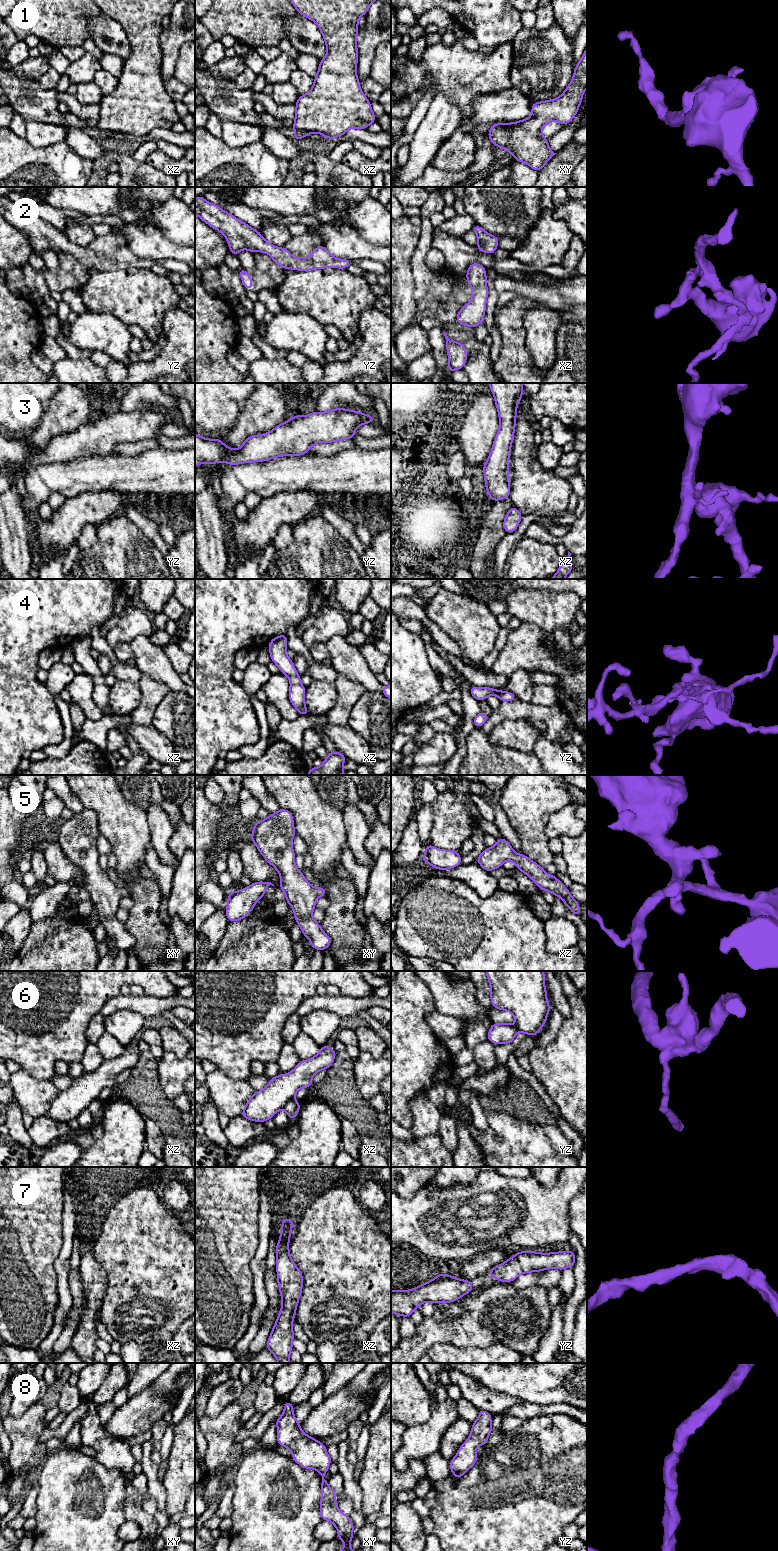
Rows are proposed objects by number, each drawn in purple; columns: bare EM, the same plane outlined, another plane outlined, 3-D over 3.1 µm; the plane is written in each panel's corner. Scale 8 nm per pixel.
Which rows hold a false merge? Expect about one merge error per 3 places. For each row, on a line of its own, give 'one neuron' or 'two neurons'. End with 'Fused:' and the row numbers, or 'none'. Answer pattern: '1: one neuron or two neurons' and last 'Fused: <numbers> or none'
1: one neuron
2: one neuron
3: one neuron
4: one neuron
5: one neuron
6: one neuron
7: one neuron
8: one neuron
Fused: none

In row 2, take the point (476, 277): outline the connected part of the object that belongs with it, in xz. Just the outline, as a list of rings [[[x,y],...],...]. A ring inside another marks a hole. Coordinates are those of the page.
[[[471,263],[466,279],[471,286],[472,299],[457,313],[458,324],[469,326],[473,329],[483,323],[486,312],[486,302],[488,297],[486,268],[479,263]]]

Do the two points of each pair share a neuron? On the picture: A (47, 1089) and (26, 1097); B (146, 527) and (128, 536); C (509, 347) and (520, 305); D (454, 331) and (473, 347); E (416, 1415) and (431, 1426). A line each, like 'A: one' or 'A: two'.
A: one
B: two
C: one
D: one
E: two

